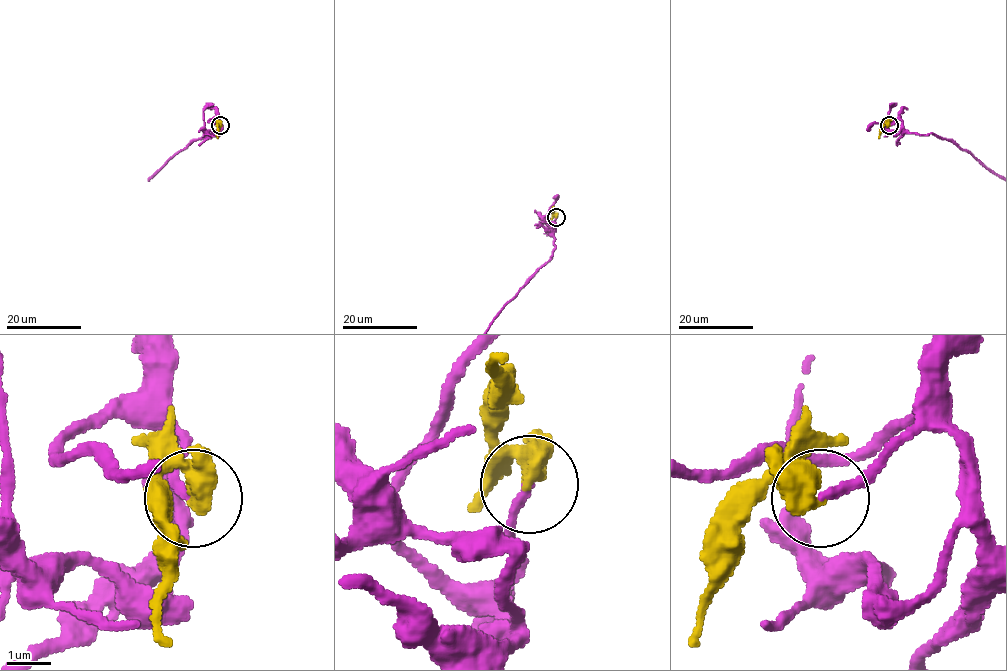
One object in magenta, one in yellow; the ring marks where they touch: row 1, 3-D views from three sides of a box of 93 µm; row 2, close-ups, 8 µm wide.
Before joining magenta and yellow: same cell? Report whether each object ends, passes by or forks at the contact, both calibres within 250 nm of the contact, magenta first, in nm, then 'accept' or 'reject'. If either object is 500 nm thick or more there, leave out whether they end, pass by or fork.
200/600 nm | accept

